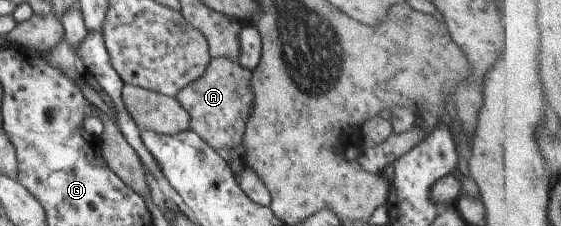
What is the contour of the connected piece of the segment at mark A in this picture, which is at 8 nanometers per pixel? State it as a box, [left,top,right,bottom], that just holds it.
[175,58,255,166]

